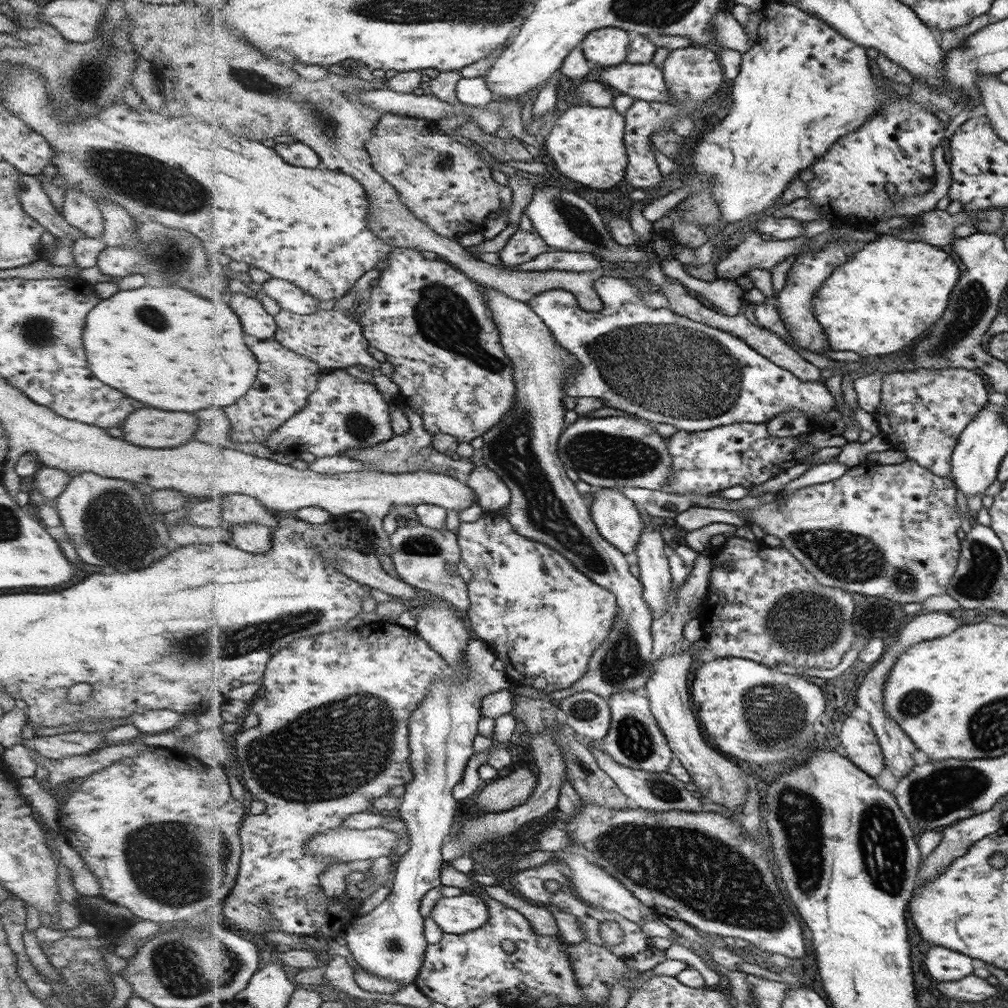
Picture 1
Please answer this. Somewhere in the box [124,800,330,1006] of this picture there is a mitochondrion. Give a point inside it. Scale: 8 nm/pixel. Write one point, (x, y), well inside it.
(172, 961)

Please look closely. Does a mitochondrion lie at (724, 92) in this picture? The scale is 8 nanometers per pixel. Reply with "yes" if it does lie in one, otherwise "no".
no

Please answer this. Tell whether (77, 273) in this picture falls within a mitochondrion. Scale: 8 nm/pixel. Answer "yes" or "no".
no

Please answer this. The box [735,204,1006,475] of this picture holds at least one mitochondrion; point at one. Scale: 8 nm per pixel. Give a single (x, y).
(975, 301)

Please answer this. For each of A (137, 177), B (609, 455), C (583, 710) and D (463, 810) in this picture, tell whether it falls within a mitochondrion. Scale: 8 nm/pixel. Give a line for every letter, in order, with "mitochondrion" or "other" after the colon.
A: mitochondrion
B: mitochondrion
C: mitochondrion
D: other

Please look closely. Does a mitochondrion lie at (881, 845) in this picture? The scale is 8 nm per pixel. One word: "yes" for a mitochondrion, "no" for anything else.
yes

